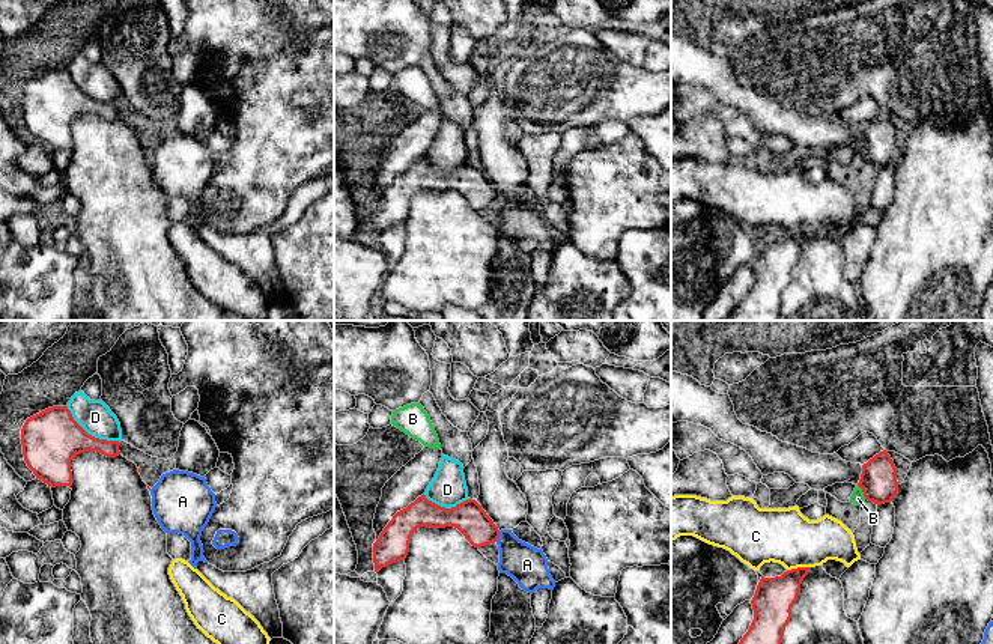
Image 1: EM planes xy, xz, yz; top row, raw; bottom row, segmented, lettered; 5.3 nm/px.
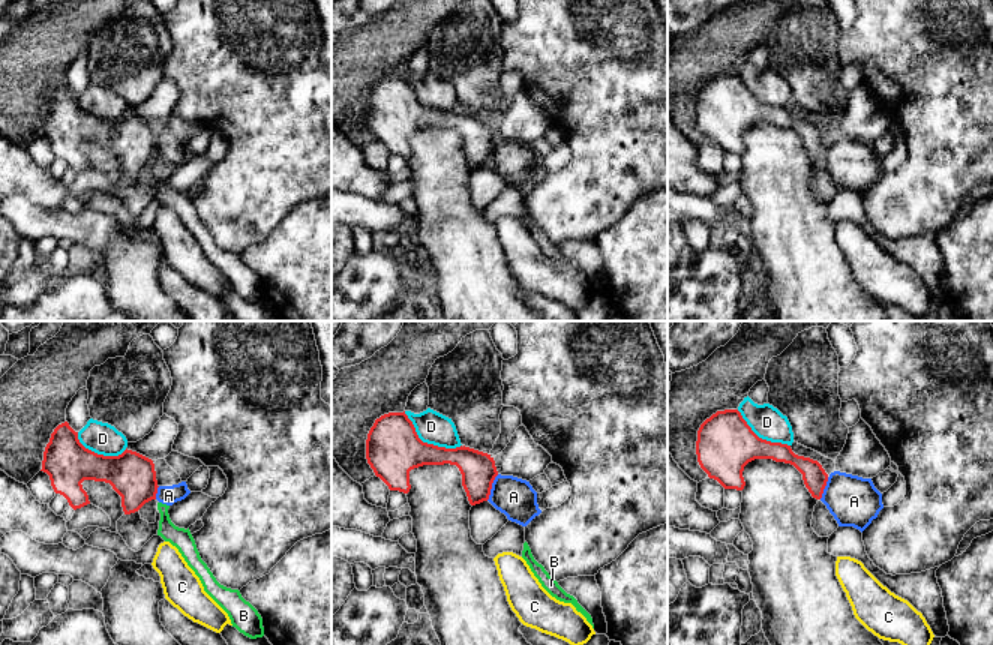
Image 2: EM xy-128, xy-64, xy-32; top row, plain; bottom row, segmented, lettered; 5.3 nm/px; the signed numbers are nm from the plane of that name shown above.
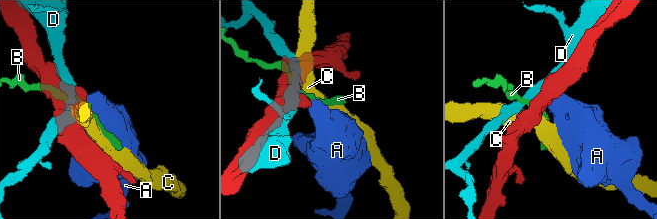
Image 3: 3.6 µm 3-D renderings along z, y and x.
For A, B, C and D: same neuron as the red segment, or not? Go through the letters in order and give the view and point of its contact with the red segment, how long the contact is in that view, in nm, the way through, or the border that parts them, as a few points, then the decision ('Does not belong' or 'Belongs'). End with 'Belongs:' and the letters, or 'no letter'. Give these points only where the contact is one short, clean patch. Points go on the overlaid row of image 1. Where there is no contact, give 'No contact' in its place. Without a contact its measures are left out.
A: Touches red at xz (498, 536). Shared border 60 nm. Boundary: xz (500, 531), (495, 540). Does not belong
B: Touches red at yz (862, 491). Shared border 90 nm. Boundary: yz (858, 485), (865, 498). Does not belong
C: Touches red at yz (798, 568). Shared border 120 nm. Boundary: yz (808, 566), (787, 571). Does not belong
D: Touches red at xy (91, 435). Shared border 360 nm. Does not belong
Belongs: no letter

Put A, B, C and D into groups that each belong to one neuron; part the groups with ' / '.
A / B / C / D

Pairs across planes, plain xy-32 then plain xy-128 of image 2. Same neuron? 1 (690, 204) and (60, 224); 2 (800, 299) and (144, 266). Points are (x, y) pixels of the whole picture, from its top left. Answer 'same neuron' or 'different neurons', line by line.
1: same neuron
2: same neuron

